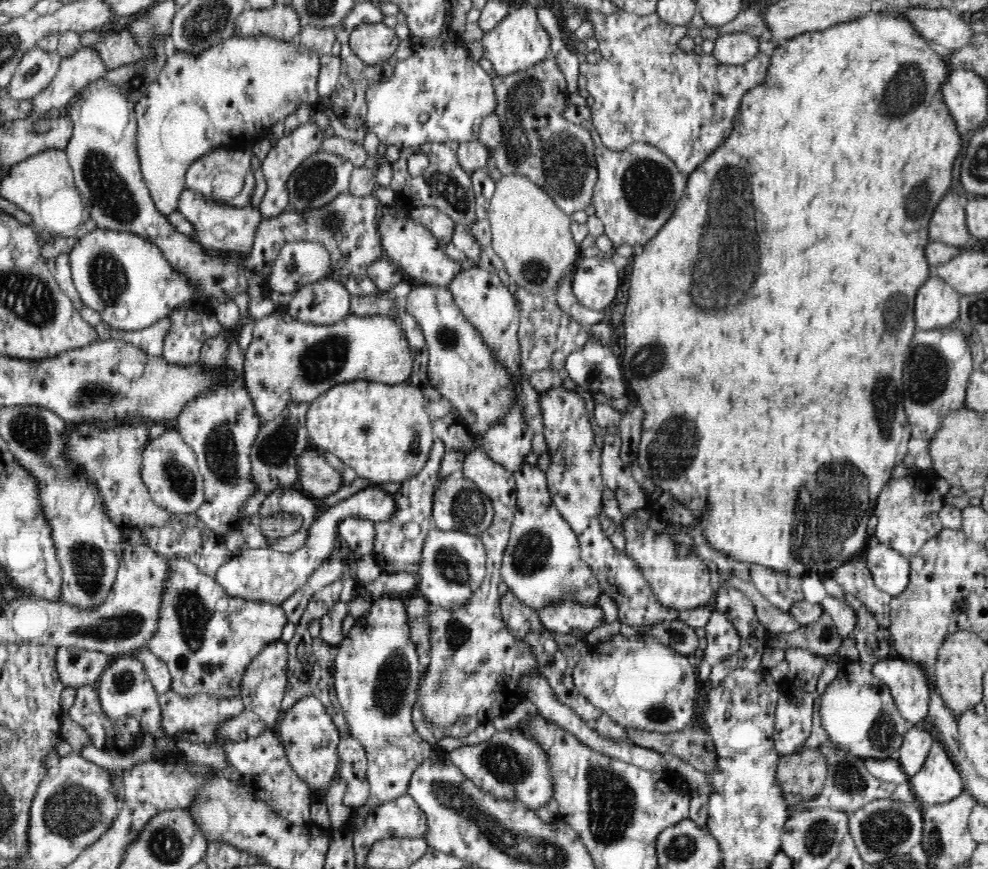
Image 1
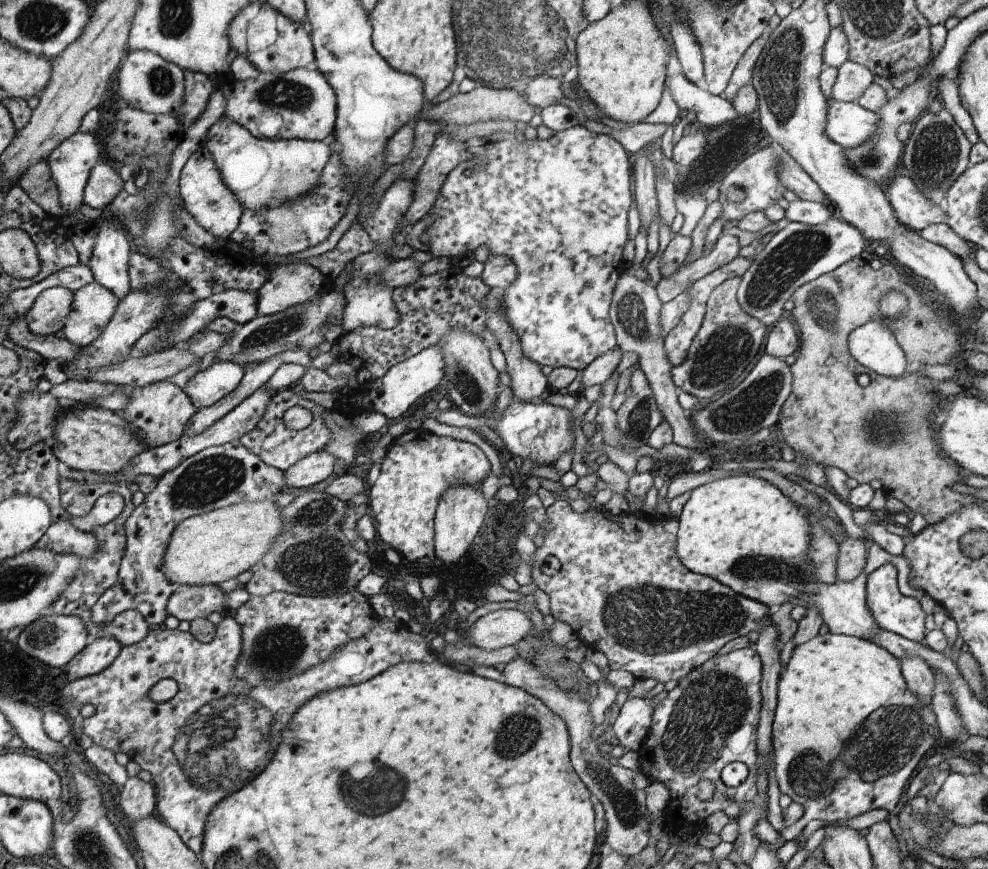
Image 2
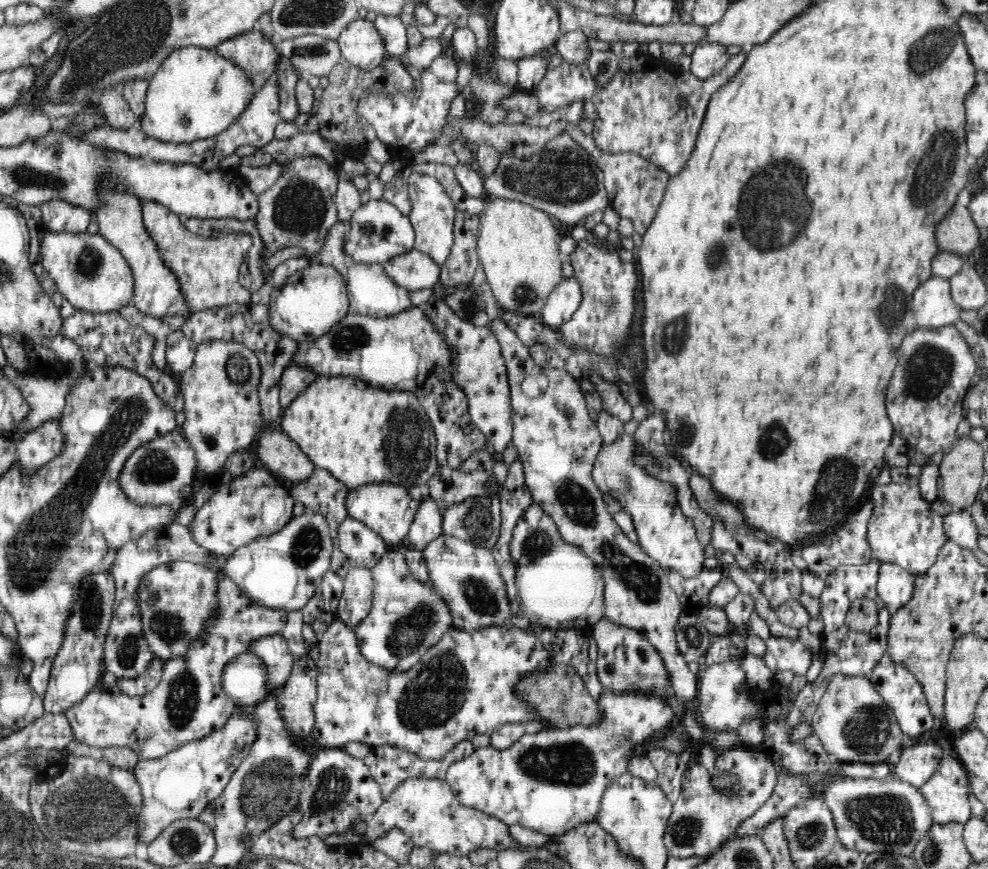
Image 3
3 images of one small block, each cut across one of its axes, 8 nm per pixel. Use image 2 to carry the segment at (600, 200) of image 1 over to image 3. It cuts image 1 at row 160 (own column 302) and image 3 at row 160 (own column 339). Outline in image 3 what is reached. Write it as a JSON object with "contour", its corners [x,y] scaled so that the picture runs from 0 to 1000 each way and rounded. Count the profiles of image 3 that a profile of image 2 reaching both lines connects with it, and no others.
{"contour":[[[573,140],[573,150],[589,170],[593,170],[599,185],[610,197],[610,211],[618,237],[628,251],[640,253],[641,264],[650,273],[666,244],[672,226],[674,214],[677,212],[678,199],[666,192],[660,185],[646,176],[619,177],[603,168],[600,155],[592,154],[585,144]]]}

